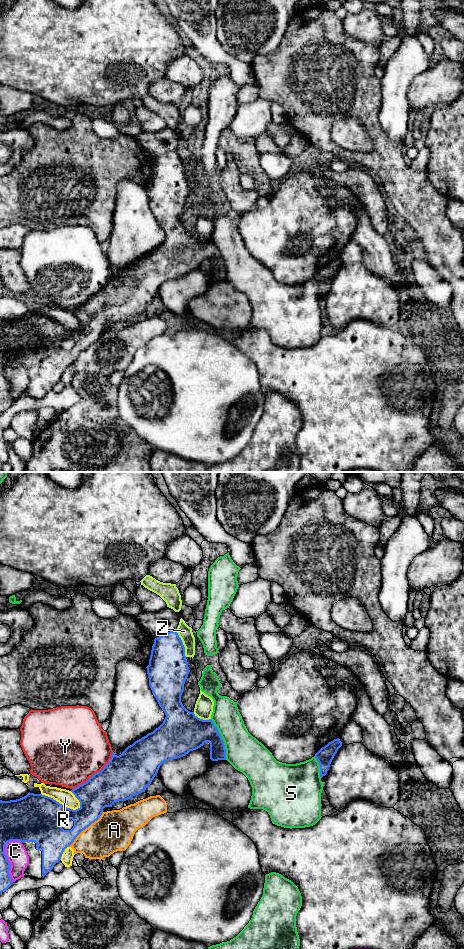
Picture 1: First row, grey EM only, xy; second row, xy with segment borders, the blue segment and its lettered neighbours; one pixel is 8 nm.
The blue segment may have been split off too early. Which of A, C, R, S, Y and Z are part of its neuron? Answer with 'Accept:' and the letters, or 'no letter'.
Accept: no letter

